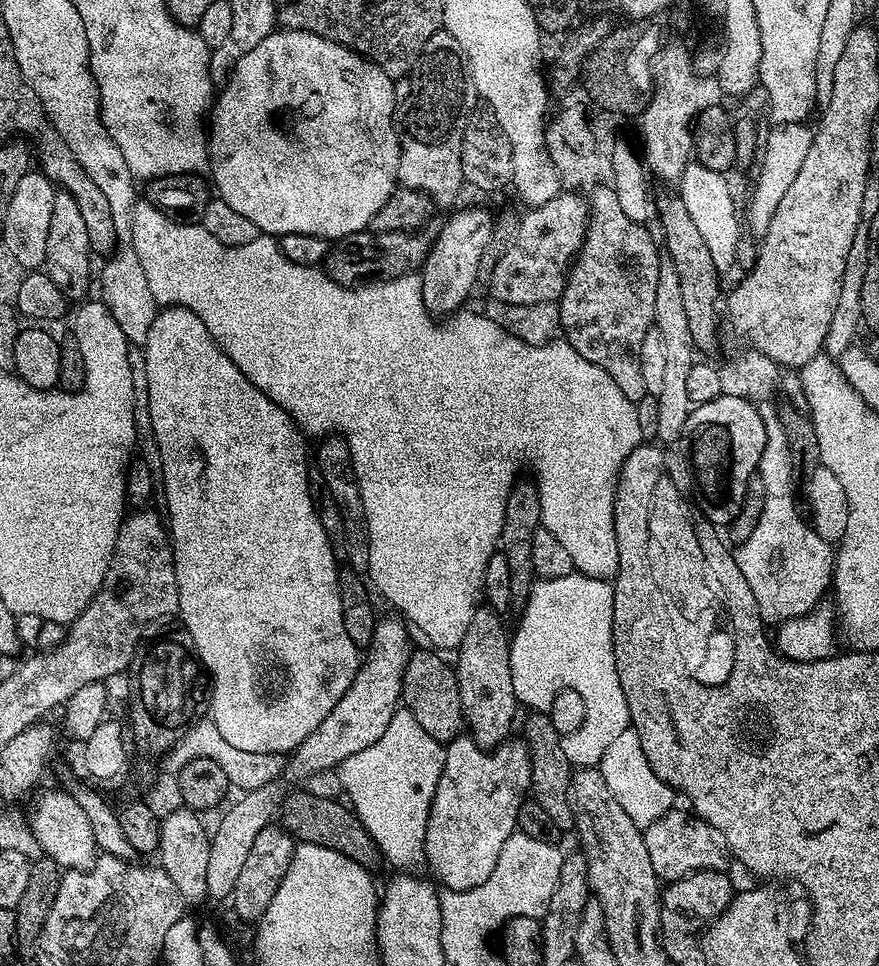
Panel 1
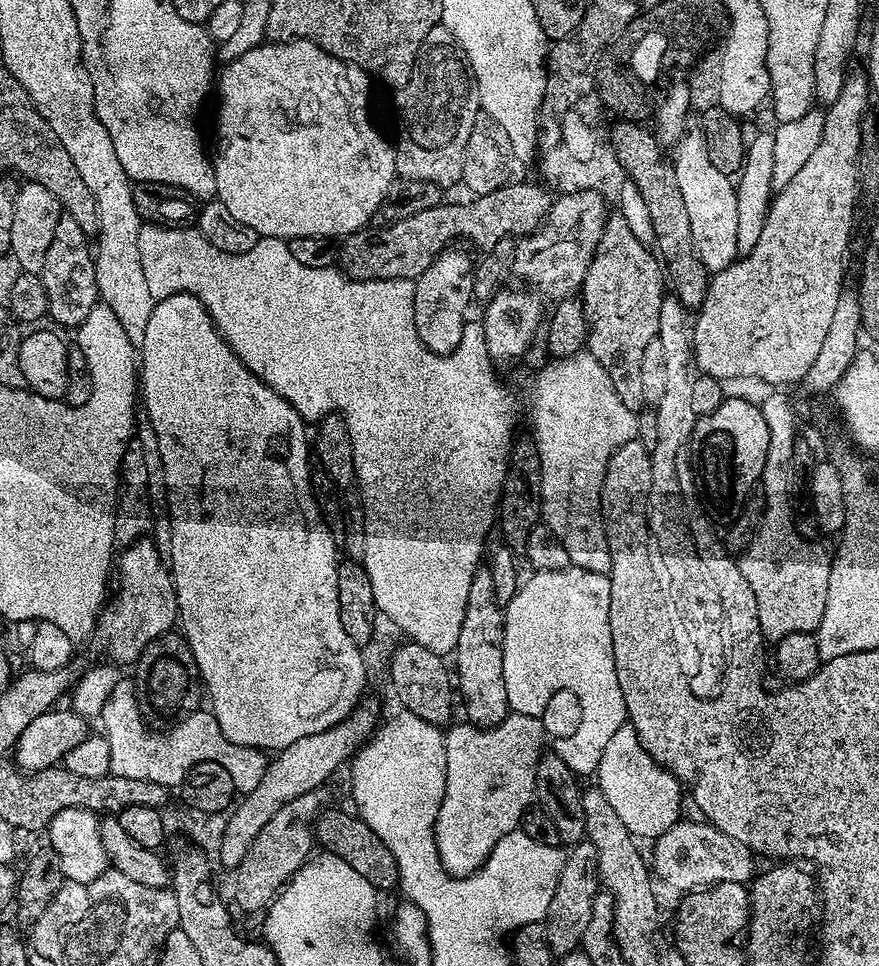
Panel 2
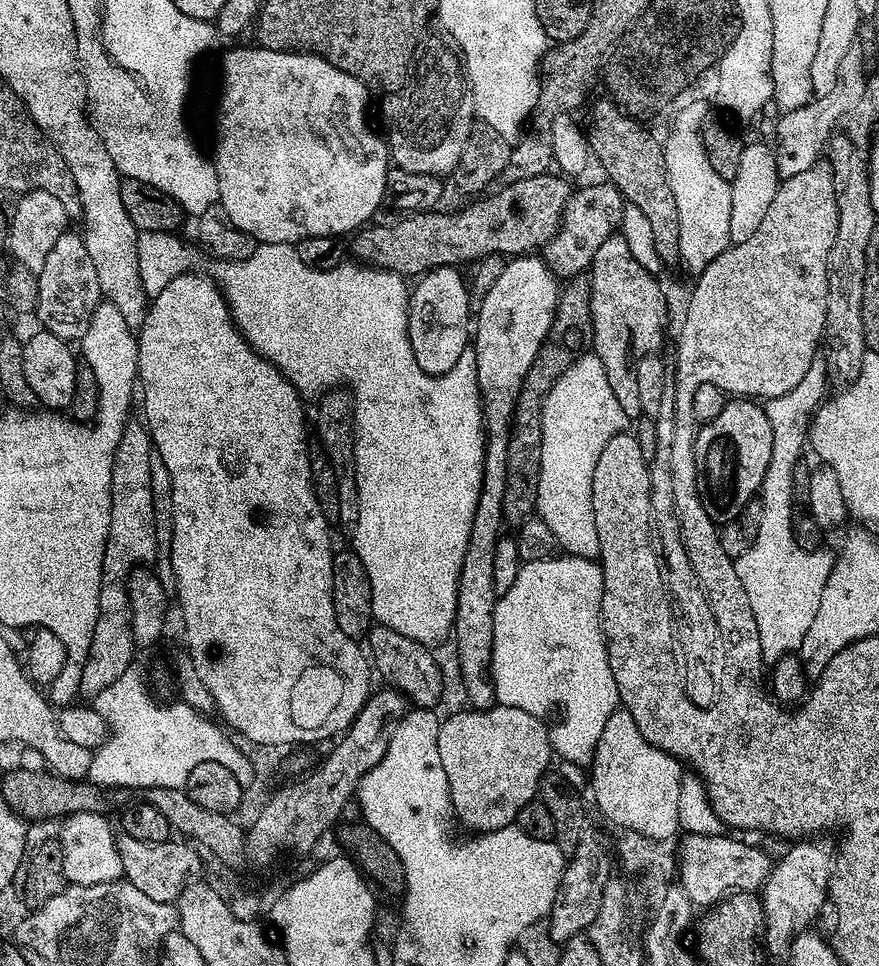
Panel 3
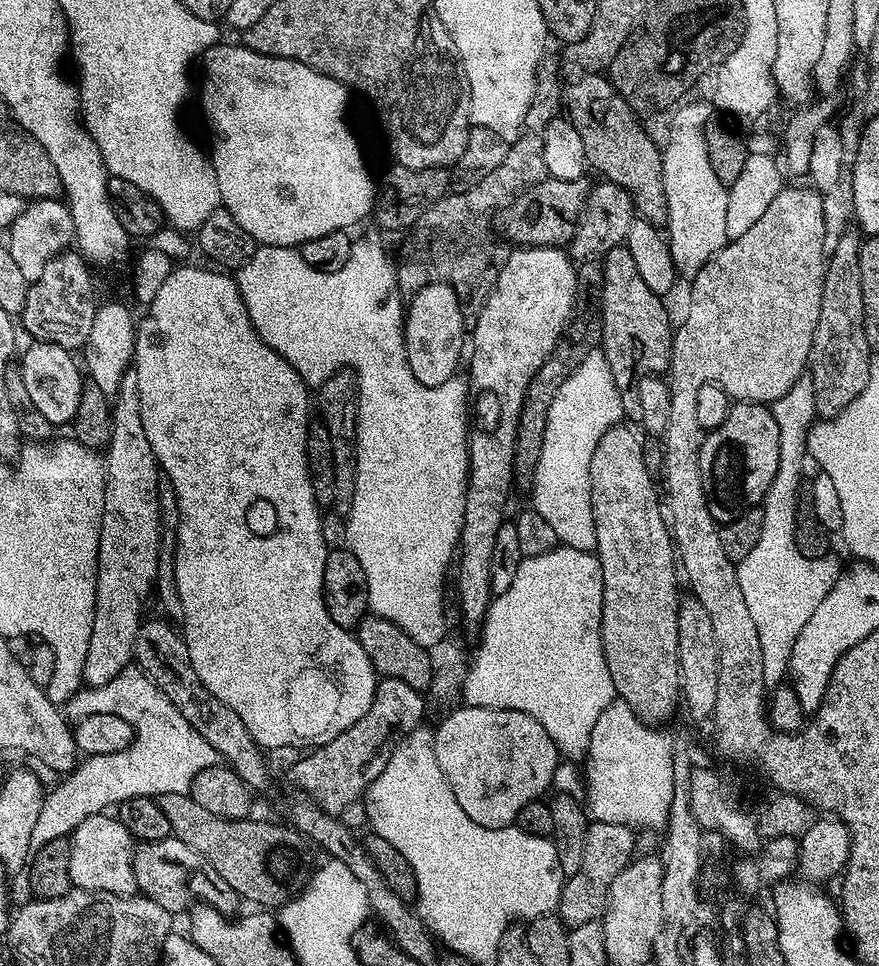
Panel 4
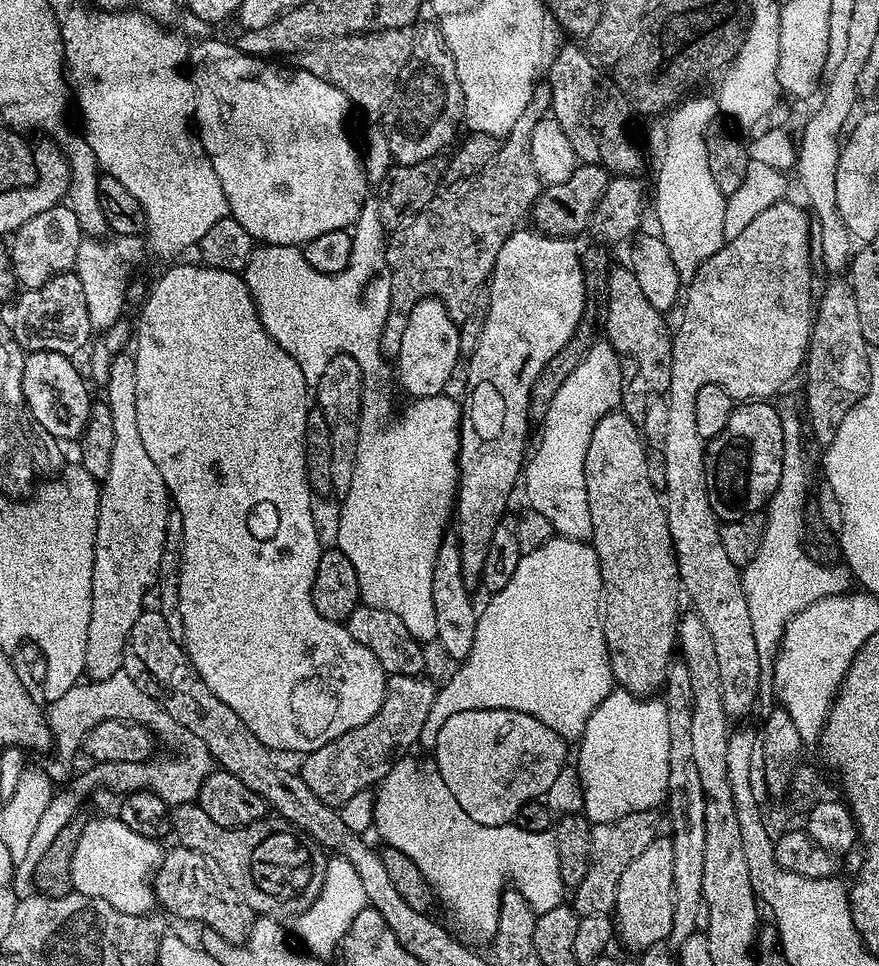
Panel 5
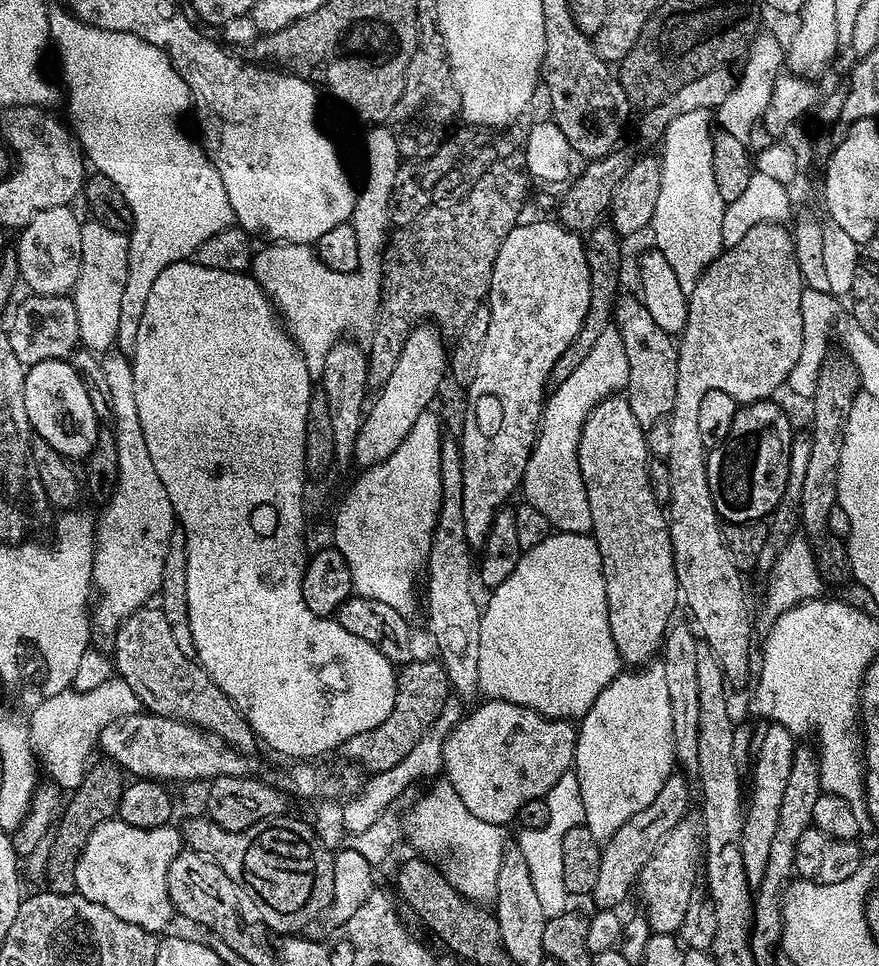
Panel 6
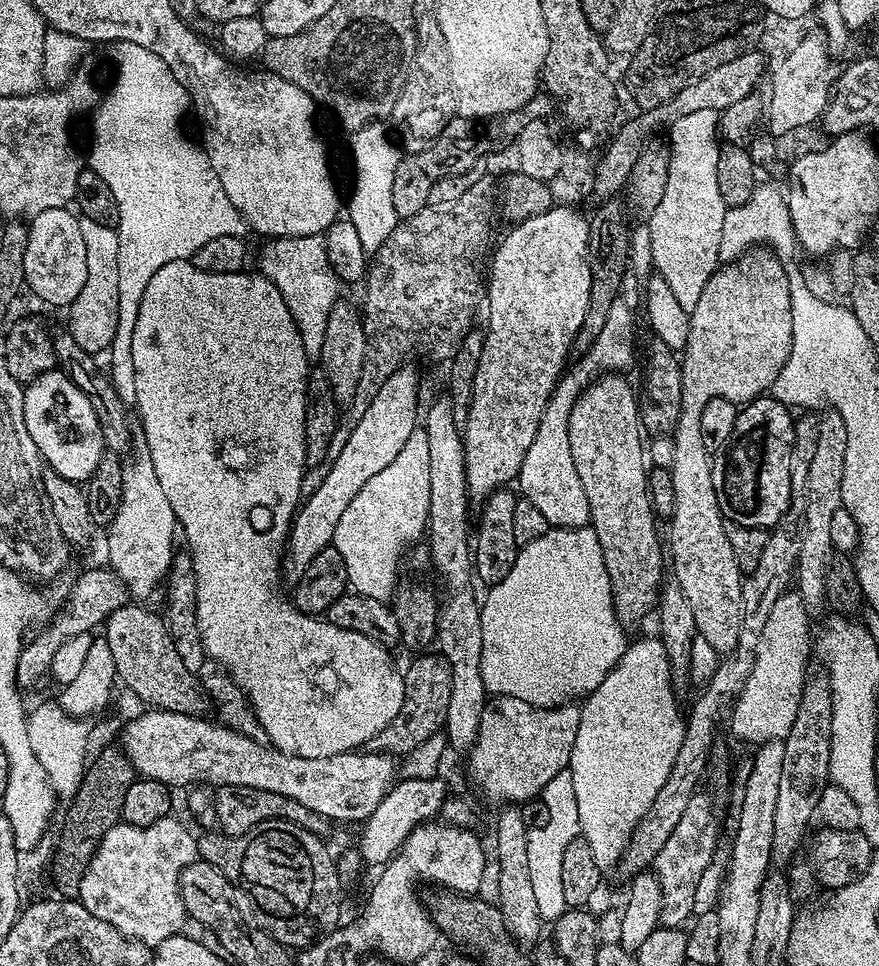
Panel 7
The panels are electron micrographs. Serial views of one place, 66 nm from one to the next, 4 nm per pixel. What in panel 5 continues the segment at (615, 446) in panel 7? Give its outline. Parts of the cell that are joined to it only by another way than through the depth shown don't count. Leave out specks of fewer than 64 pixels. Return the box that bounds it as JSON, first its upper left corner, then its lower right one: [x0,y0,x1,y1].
[584,410,678,698]

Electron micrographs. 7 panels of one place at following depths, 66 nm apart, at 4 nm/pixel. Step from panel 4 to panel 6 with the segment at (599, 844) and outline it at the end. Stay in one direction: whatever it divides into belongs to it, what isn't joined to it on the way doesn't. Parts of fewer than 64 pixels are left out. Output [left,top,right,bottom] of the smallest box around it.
[590,774,689,910]

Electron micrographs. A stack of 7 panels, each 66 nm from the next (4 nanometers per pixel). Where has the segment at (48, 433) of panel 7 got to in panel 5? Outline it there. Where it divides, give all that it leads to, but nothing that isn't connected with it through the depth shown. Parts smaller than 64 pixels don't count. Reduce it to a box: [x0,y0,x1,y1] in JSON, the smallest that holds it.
[22,352,92,441]

